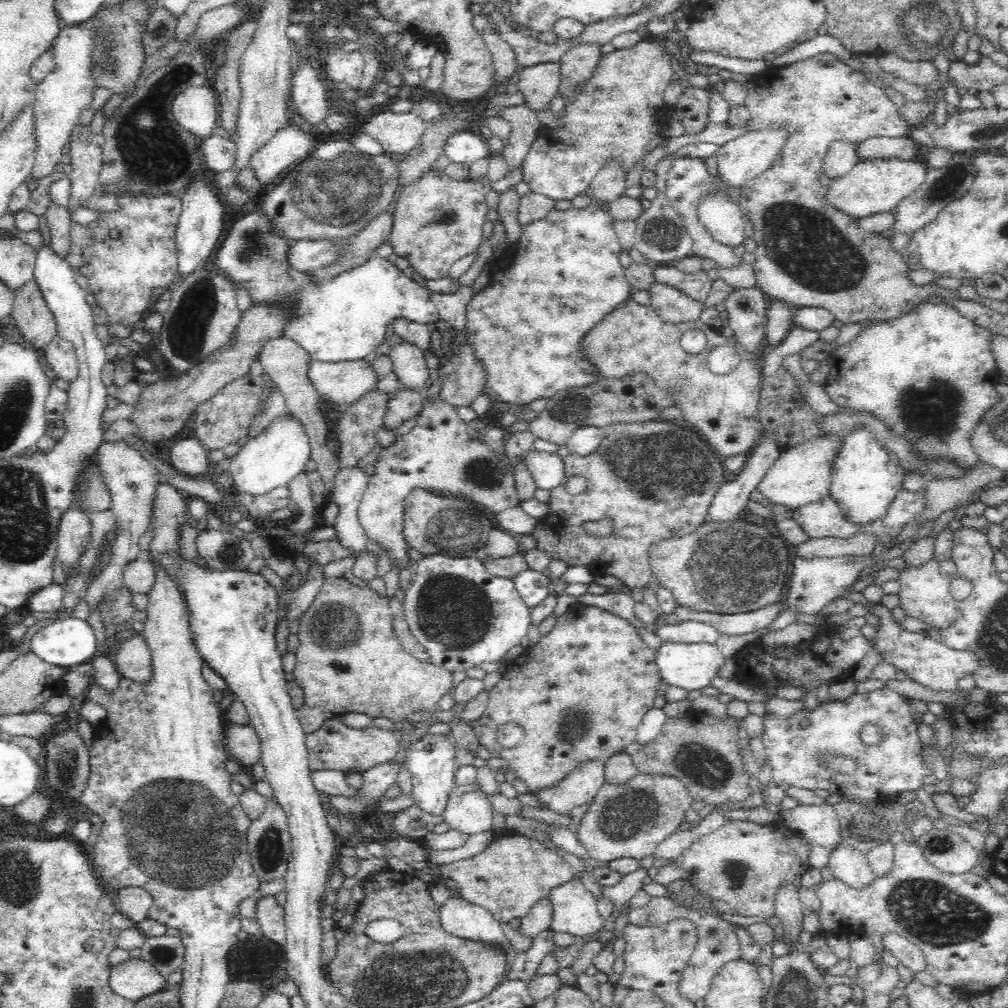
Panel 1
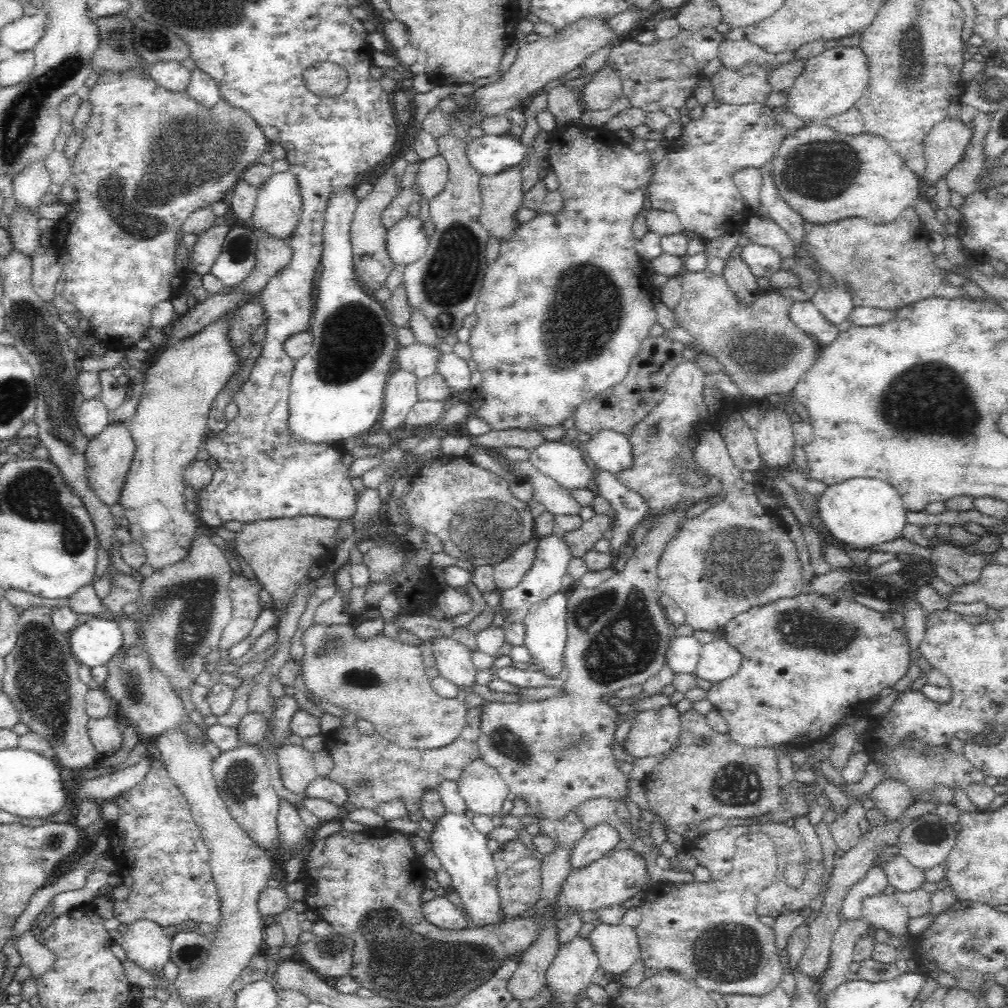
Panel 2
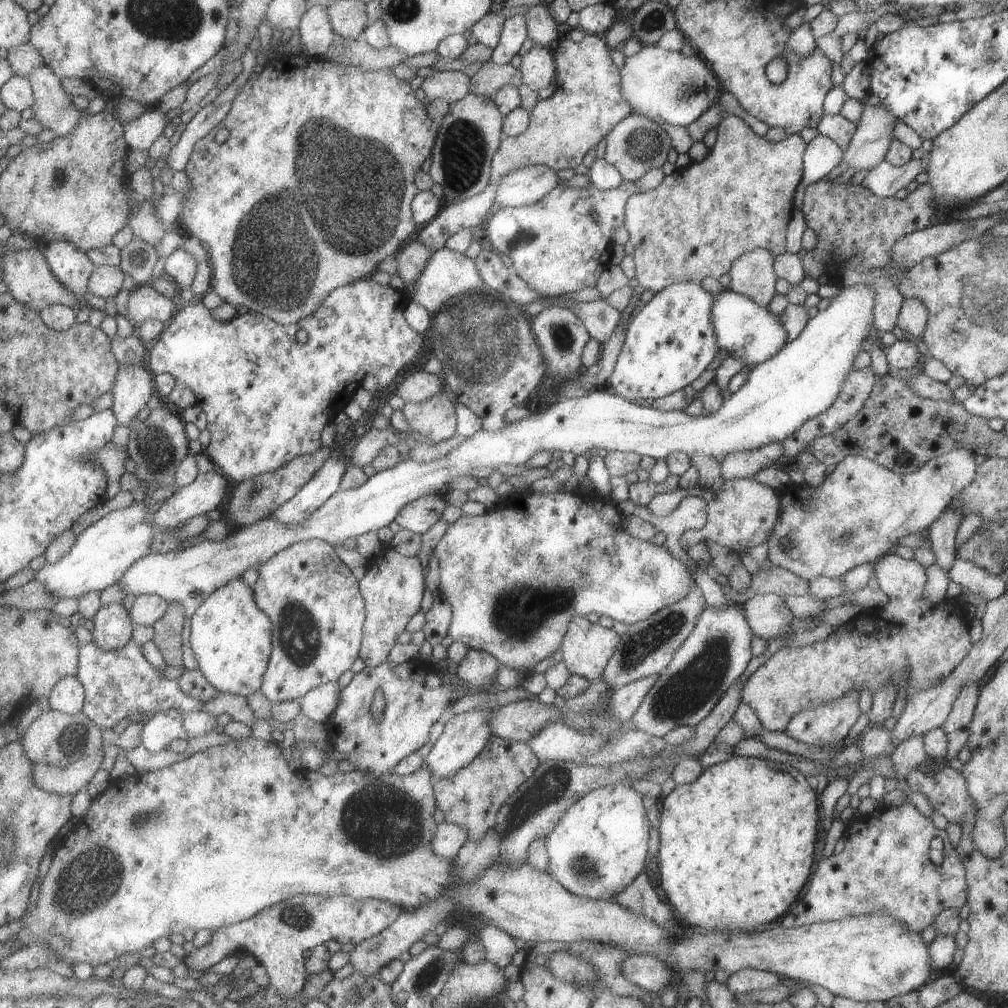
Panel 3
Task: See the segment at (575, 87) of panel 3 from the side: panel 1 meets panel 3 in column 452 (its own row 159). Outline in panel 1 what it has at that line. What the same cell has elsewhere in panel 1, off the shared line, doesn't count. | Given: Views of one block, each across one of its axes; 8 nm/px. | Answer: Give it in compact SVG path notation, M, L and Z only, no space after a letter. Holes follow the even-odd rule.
M220 135L208 136L199 142L201 152L205 156L204 167L217 173L234 175L234 182L241 173L241 165L237 164L237 144Z

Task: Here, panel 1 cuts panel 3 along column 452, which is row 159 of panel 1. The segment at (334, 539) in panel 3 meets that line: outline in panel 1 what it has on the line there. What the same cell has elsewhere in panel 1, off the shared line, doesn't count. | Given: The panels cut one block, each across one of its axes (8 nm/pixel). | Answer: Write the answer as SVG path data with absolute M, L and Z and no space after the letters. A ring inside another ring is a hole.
M461 132L446 145L445 154L454 163L473 163L481 158L491 157L492 152L486 139L476 132Z

